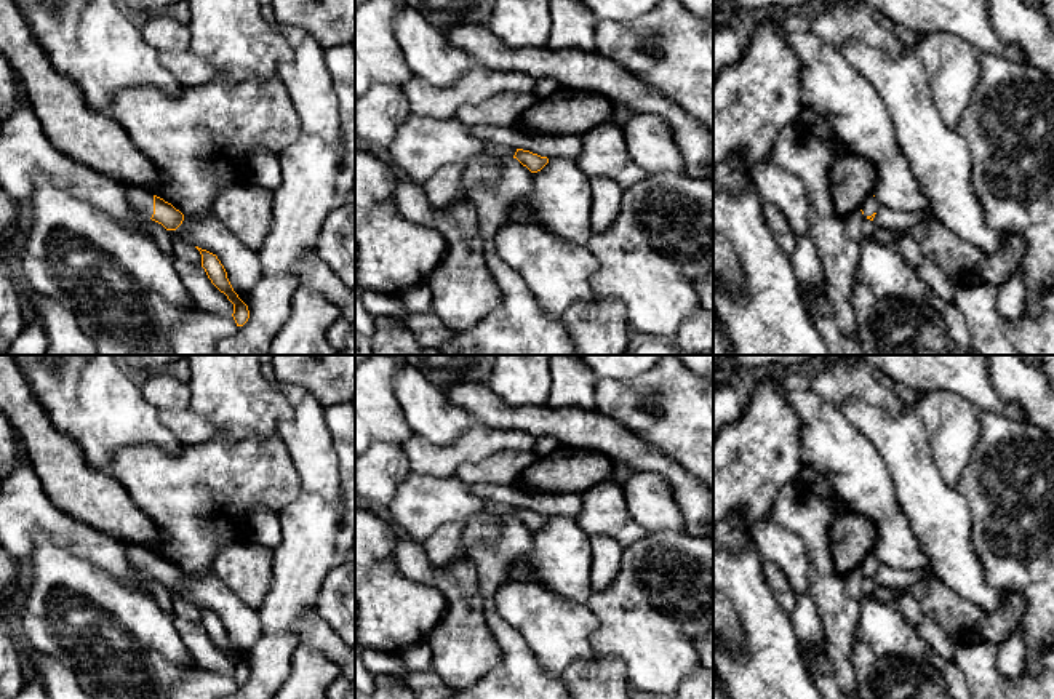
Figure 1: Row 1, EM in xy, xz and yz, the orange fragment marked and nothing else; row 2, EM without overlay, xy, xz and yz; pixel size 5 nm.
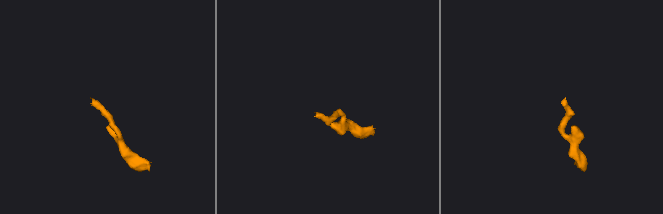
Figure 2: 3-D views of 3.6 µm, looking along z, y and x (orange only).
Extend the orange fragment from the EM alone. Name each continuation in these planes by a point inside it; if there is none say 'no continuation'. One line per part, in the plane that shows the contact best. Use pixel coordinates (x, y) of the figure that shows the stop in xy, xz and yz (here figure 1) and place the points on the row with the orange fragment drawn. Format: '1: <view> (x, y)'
1: xy (141, 200)

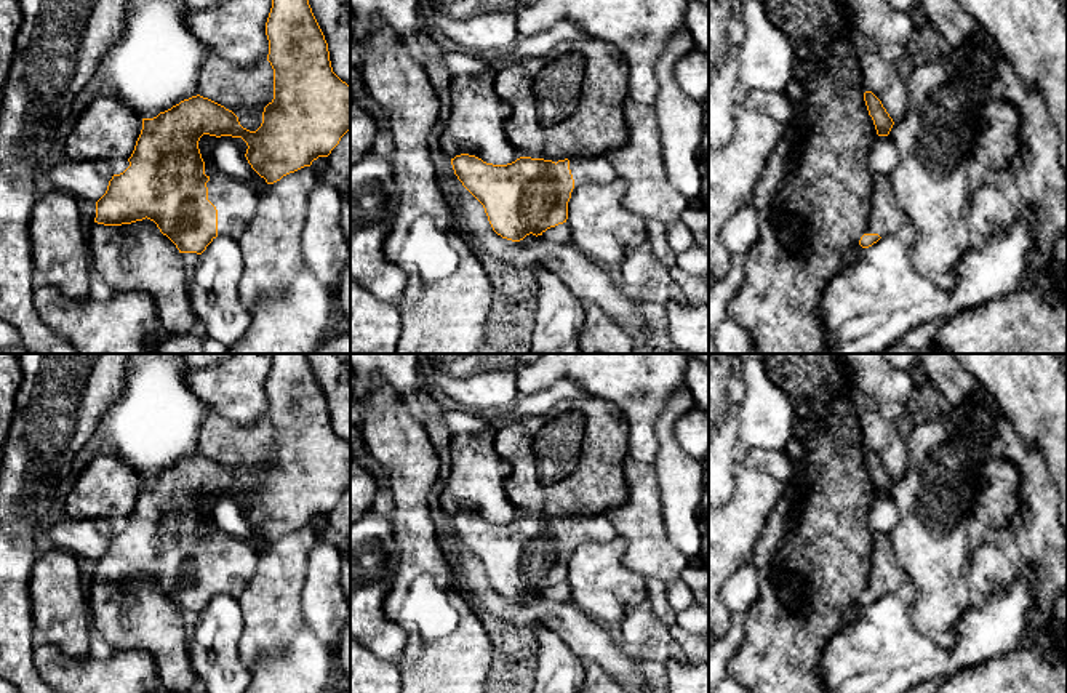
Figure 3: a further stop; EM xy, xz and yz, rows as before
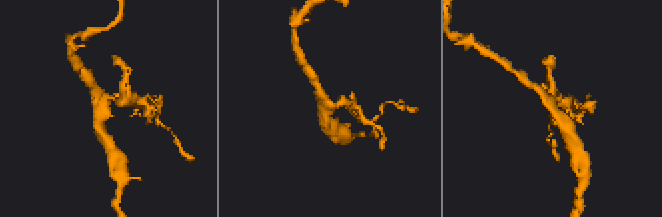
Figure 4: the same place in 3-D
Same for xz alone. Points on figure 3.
1: xz (597, 170)

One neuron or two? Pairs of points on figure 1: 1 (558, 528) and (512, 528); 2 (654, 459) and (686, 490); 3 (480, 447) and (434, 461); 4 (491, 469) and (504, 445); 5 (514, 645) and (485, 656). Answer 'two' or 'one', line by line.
1: two
2: one
3: one
4: two
5: two

